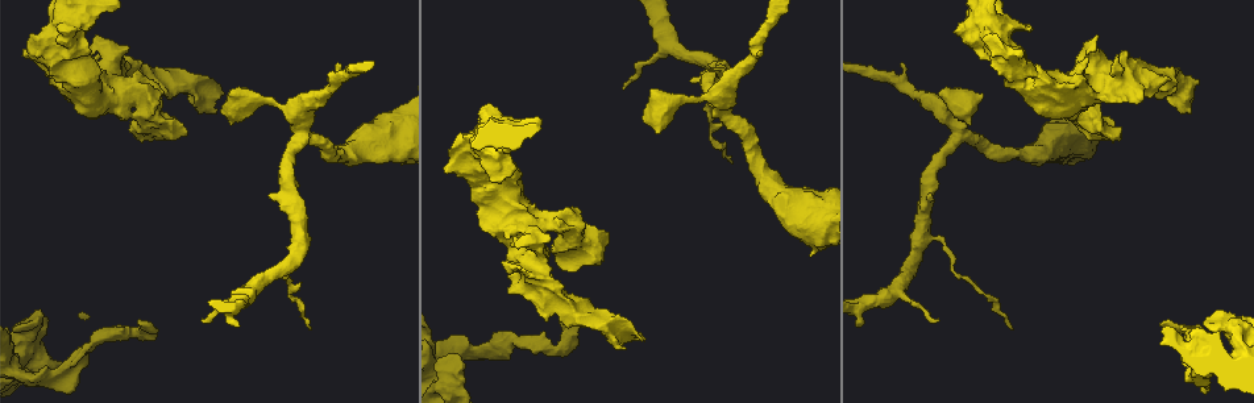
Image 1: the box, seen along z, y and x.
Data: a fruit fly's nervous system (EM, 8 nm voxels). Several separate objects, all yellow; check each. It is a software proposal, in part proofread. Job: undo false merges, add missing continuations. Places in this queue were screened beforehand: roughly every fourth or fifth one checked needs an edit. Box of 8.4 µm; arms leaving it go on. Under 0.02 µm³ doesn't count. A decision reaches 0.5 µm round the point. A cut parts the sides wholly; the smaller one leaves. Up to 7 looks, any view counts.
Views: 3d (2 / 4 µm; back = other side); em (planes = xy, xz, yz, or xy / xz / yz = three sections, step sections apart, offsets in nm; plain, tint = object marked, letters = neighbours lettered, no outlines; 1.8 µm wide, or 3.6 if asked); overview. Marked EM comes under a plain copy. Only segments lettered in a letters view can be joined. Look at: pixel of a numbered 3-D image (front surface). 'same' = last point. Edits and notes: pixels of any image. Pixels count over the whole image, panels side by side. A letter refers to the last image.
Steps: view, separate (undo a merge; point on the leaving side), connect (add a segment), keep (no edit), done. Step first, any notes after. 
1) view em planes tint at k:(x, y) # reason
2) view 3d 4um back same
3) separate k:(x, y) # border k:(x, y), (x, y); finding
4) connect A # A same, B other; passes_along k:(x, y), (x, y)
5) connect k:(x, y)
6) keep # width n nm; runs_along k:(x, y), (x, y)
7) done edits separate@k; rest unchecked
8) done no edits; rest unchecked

view em planes letters at 1:(644, 338) # an open end

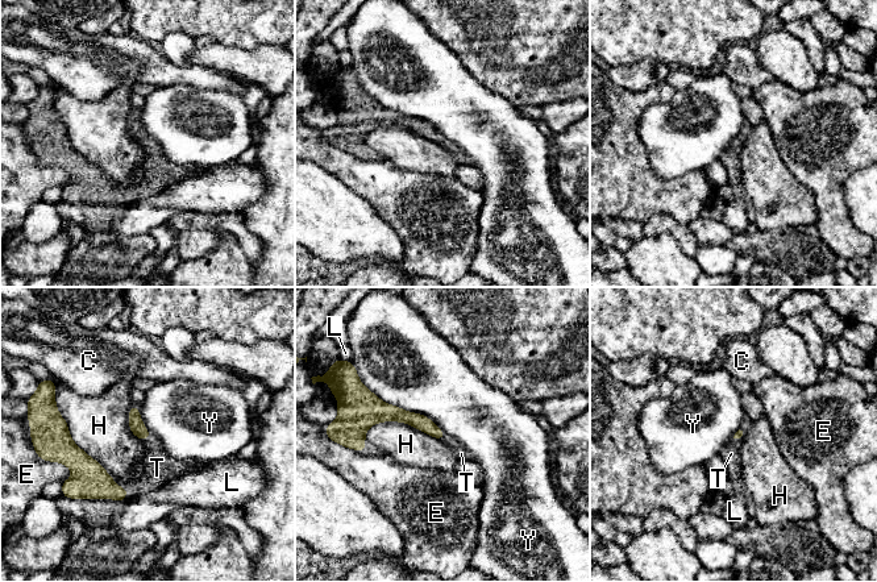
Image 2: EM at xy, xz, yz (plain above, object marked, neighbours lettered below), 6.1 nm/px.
connect T # C other, E other, H other, L other, T same, Y other; passes_along 2:(90, 479), (128, 489), (157, 468); the neuron continues

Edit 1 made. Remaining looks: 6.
view overview # see it whole again

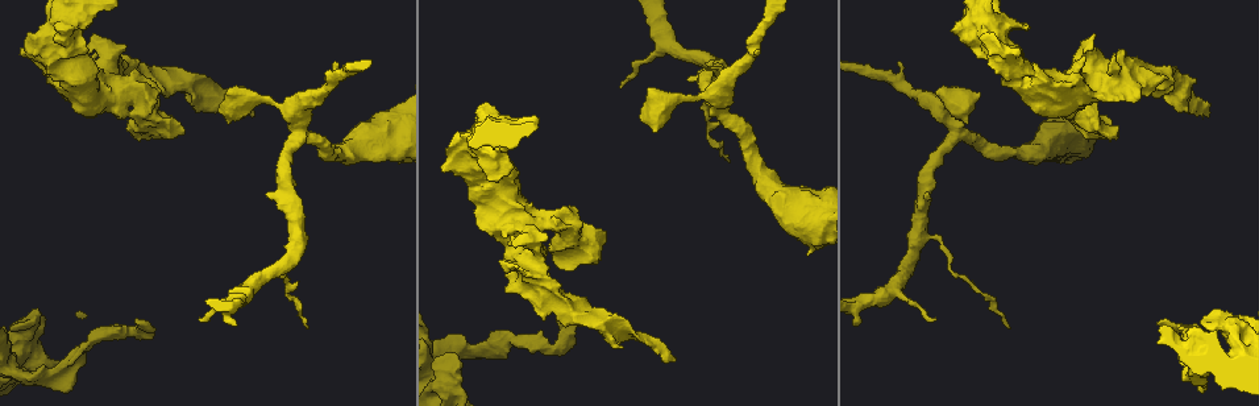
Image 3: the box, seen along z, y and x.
view em planes letters at 3:(558, 263)

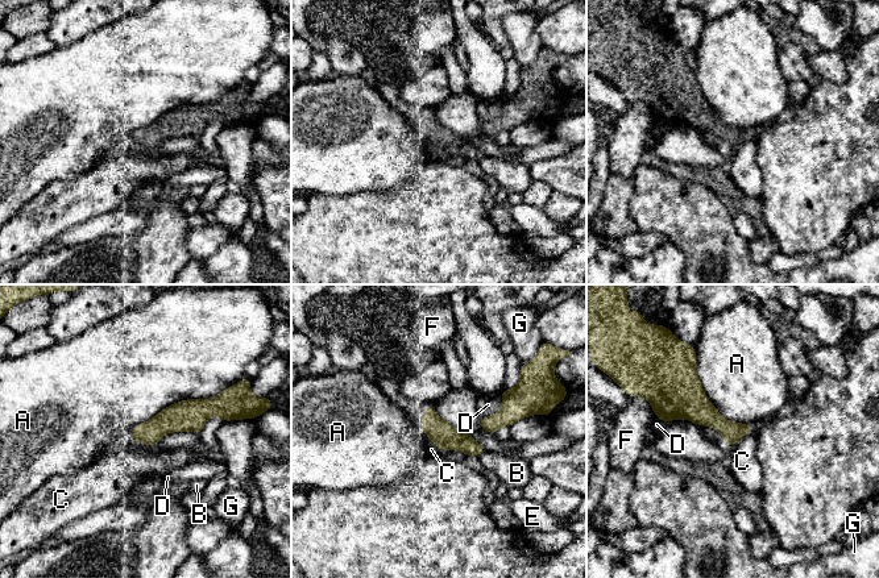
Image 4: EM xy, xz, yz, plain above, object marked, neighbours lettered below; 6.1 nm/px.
keep # A other, B other, C other, D other, E other, F other, G other; runs_along 4:(220, 412), (198, 411), (133, 435); no lettered segment goes on from it

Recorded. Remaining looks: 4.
view 3d 4um at 3:(496, 180) # thick end

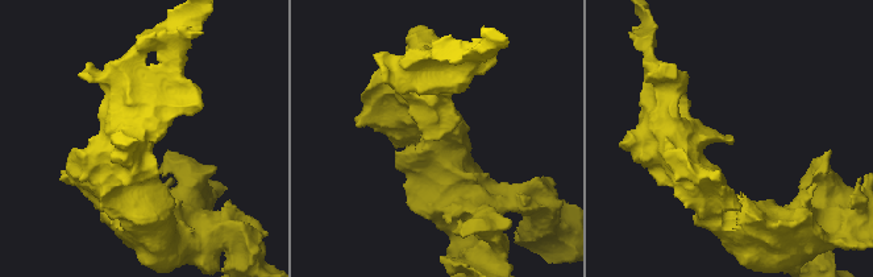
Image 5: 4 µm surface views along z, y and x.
view em xz step 4 tint at 5:(438, 137) # shape alone is not enough

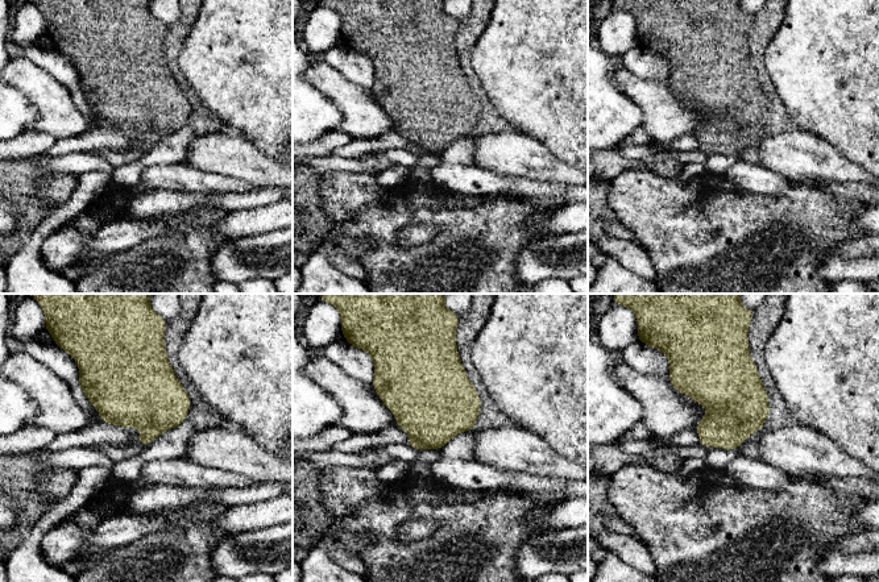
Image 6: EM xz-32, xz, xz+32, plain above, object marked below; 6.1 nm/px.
view em xy step 8 letters same # cut it another way

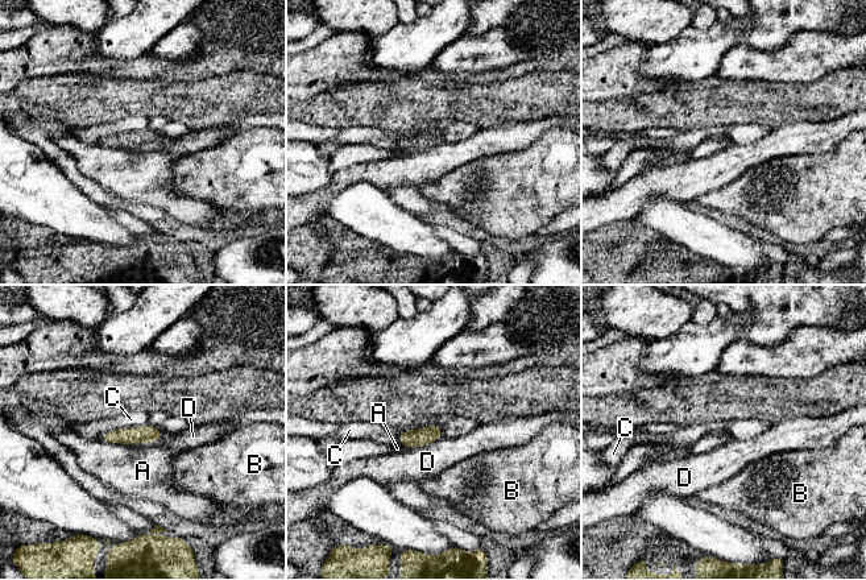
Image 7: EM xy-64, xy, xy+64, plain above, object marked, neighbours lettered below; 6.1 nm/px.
keep # A other, B other, C other, D other; runs_along 7:(157, 433), (104, 436); none of them fits

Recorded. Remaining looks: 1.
done edits connect@2; rest unchecked

